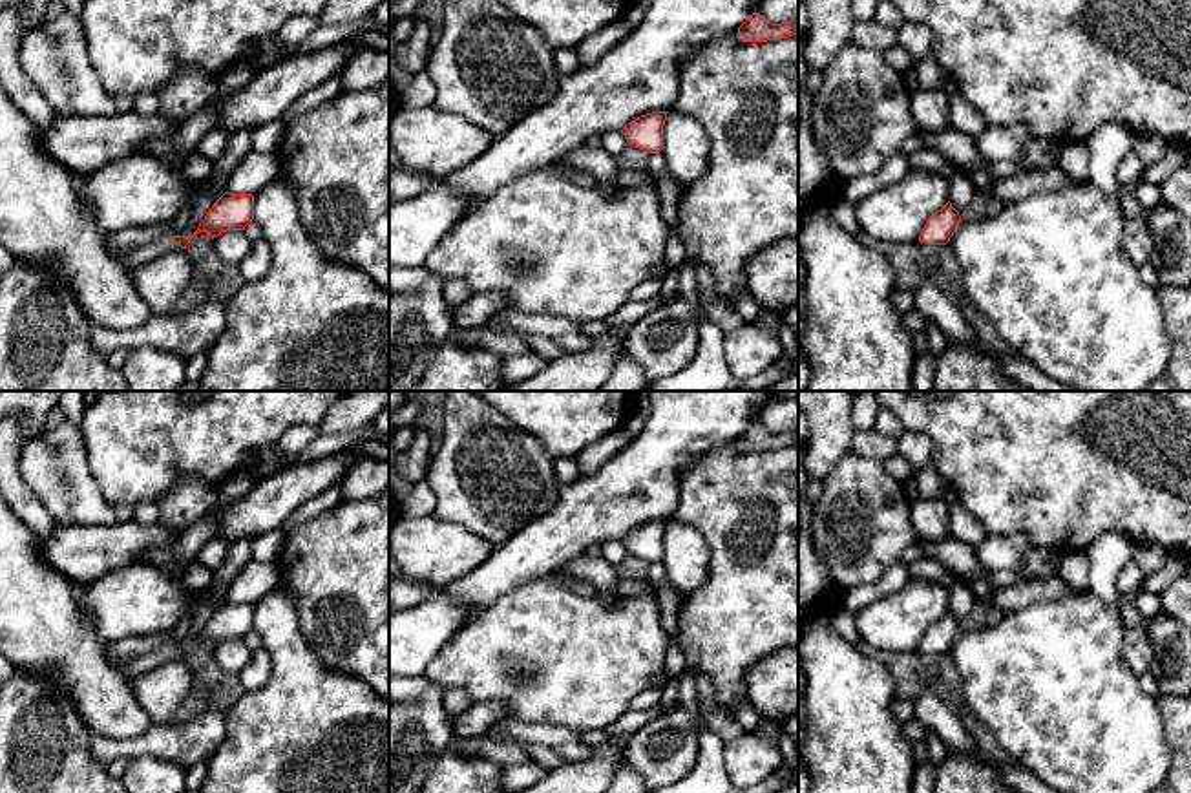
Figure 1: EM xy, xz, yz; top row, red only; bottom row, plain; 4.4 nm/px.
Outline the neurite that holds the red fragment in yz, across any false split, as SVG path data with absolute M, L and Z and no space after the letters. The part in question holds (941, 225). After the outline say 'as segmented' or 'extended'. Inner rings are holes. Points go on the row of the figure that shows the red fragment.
M948 201L941 210L930 216L919 241L926 245L946 245L959 228L961 216Z; as segmented

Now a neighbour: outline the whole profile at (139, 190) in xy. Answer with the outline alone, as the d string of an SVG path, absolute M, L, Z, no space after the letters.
M133 153L82 177L79 194L93 206L93 223L104 234L117 234L174 221L205 185L190 183L181 168L152 155Z

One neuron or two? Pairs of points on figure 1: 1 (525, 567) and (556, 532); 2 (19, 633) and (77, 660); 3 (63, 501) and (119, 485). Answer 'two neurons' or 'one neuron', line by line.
1: one neuron
2: one neuron
3: two neurons

